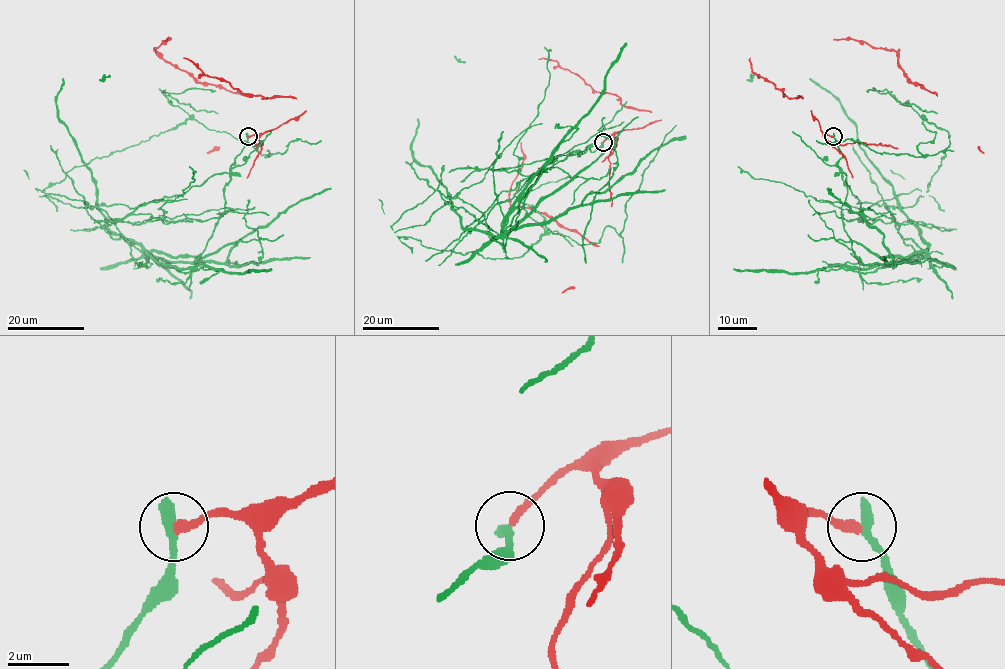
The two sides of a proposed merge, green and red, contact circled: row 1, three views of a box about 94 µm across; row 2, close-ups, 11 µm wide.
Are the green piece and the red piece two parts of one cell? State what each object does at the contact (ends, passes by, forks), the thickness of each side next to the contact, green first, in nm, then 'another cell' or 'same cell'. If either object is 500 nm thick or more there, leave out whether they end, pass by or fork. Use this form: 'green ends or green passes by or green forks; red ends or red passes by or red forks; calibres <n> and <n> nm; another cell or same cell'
green ends; red ends; calibres 400 and 280 nm; another cell

